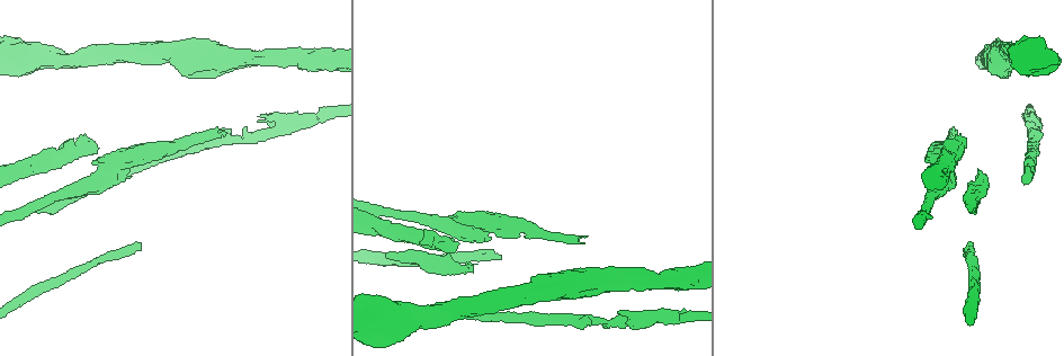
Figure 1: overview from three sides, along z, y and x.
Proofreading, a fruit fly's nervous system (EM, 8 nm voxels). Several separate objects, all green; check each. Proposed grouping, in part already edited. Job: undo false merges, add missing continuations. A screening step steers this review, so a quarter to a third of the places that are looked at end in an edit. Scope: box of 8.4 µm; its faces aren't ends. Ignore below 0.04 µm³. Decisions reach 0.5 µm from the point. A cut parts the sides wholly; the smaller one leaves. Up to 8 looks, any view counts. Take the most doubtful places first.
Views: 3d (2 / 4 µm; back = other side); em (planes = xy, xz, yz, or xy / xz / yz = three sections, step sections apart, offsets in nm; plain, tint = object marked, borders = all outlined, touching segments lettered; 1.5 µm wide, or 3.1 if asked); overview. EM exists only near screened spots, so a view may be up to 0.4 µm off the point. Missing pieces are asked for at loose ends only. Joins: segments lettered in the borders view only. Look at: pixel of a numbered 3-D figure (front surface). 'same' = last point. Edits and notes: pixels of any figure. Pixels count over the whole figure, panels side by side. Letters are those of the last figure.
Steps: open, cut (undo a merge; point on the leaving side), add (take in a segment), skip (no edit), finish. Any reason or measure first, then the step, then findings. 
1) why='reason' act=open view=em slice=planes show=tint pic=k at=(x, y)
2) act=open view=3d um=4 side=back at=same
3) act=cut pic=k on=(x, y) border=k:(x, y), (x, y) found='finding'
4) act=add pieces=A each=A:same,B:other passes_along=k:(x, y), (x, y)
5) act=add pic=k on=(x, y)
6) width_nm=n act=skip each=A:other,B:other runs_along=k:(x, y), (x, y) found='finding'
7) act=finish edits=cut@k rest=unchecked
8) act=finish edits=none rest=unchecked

why='sudden change in width' act=open view=em slice=planes show=borders pic=1 at=(167, 150)

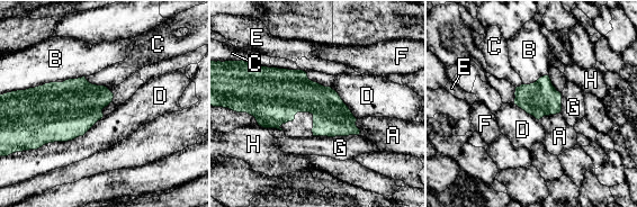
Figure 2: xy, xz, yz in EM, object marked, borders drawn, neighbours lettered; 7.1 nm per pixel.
width_nm=190 act=skip each=A:other,B:other,C:other,D:other,E:other,F:other,G:other,H:other border=2:(104, 116), (82, 135), (38, 149) found='continuous, no second neuron'

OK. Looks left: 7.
why='calibre changes' act=open view=3d um=4 pic=1 at=(233, 58)

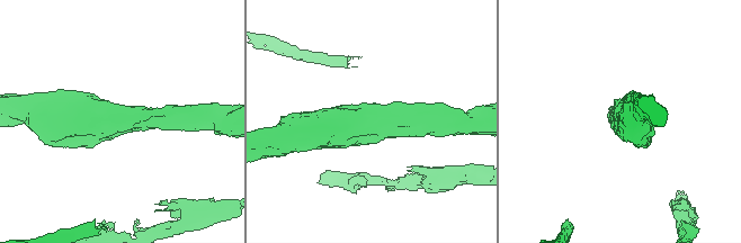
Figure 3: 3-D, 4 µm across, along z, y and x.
why='now the EM' act=open view=em slice=xy step=4 show=tint pic=3 at=(372, 119)

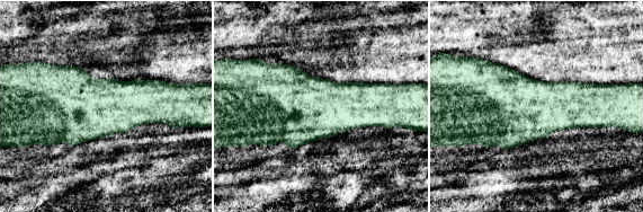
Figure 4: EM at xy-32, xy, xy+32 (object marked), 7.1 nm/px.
why='another direction' act=open view=em slice=planes show=borders at=same

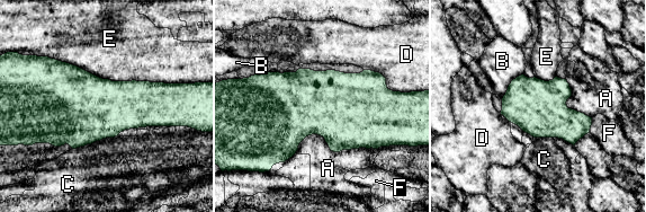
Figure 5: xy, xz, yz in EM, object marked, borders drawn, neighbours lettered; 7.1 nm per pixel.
act=skip each=A:other,B:other,C:other,D:other,E:other,F:other border=5:(374, 149), (308, 134), (295, 152) found='all the same neuron'

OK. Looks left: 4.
why='sudden change in width' act=open view=em slice=xy step=4 show=borders pic=1 at=(245, 136)

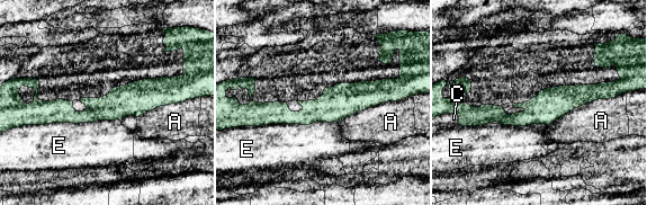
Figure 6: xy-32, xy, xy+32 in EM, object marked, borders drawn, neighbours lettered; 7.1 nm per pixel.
act=skip each=A:other,C:other,E:other border=6:(598, 98), (574, 107), (548, 125) found='continuous, no second neuron'

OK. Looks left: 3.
act=finish edits=none rest=unchecked

